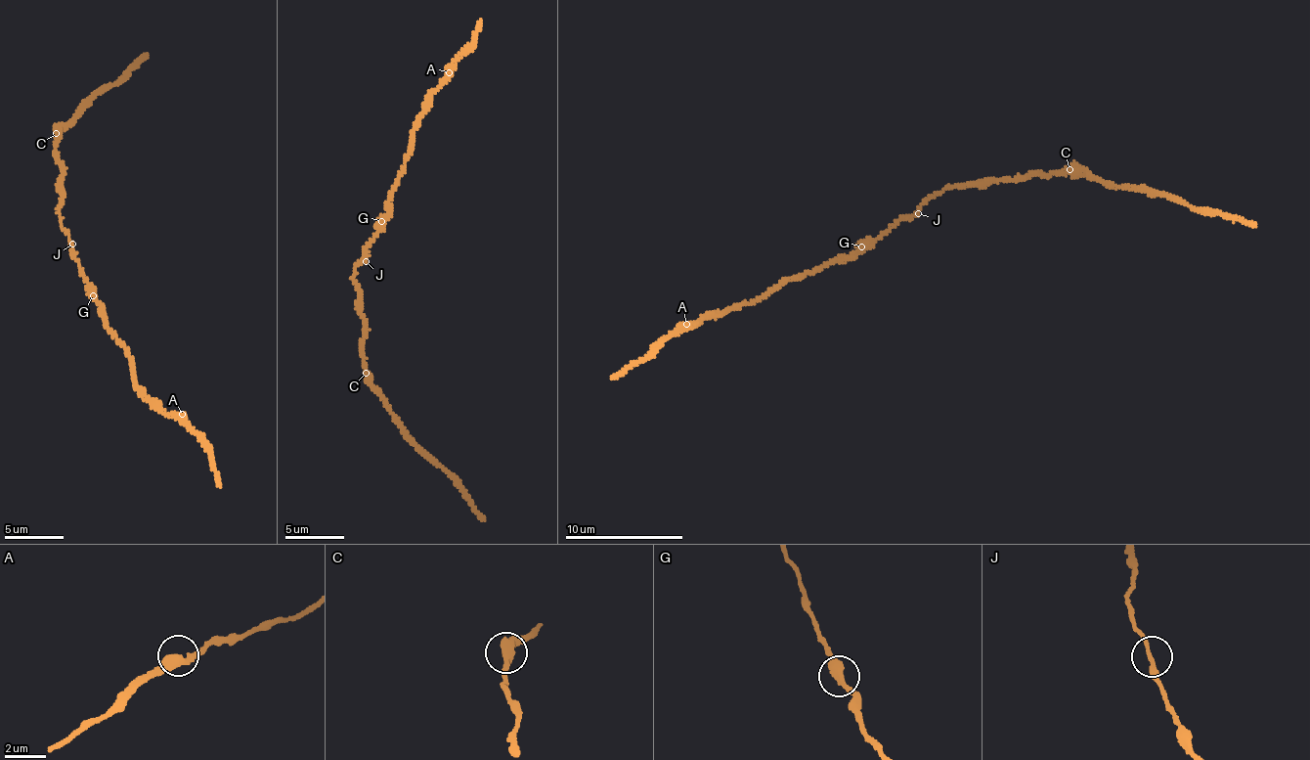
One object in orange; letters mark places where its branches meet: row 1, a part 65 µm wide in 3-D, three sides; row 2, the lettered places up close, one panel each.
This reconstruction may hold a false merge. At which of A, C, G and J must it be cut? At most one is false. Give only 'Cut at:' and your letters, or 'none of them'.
Cut at: none of them

